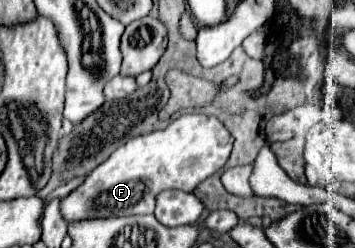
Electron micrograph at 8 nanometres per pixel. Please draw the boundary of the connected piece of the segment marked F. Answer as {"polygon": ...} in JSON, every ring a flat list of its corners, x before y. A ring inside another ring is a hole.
{"polygon":[[182,115,172,121,166,129,158,129,146,135,138,135,128,139,122,147,118,147,102,165,98,165,80,187,76,187,70,195,60,199,60,213,68,223,98,219,98,217,124,217,124,215,146,215,154,211,154,197,164,189,180,189,192,193,192,189,202,183,206,177,214,175,228,161,232,151,232,137,226,127,208,115]]}

